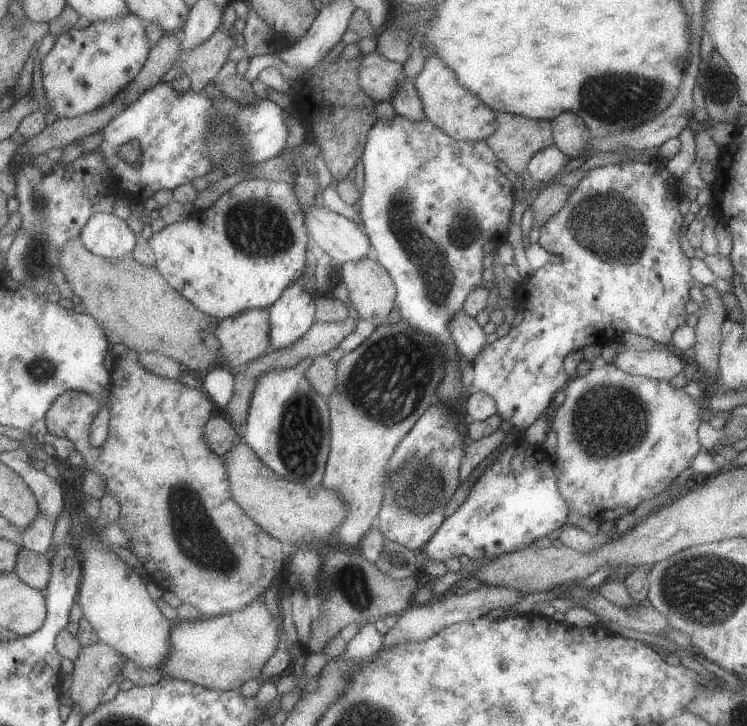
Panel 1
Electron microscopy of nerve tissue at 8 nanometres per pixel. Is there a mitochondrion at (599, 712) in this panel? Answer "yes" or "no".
no

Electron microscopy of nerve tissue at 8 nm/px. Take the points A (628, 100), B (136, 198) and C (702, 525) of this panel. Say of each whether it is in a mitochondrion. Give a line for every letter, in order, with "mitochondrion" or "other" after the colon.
A: mitochondrion
B: other
C: other

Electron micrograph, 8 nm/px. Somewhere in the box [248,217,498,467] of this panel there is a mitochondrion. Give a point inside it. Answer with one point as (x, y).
(388, 384)

